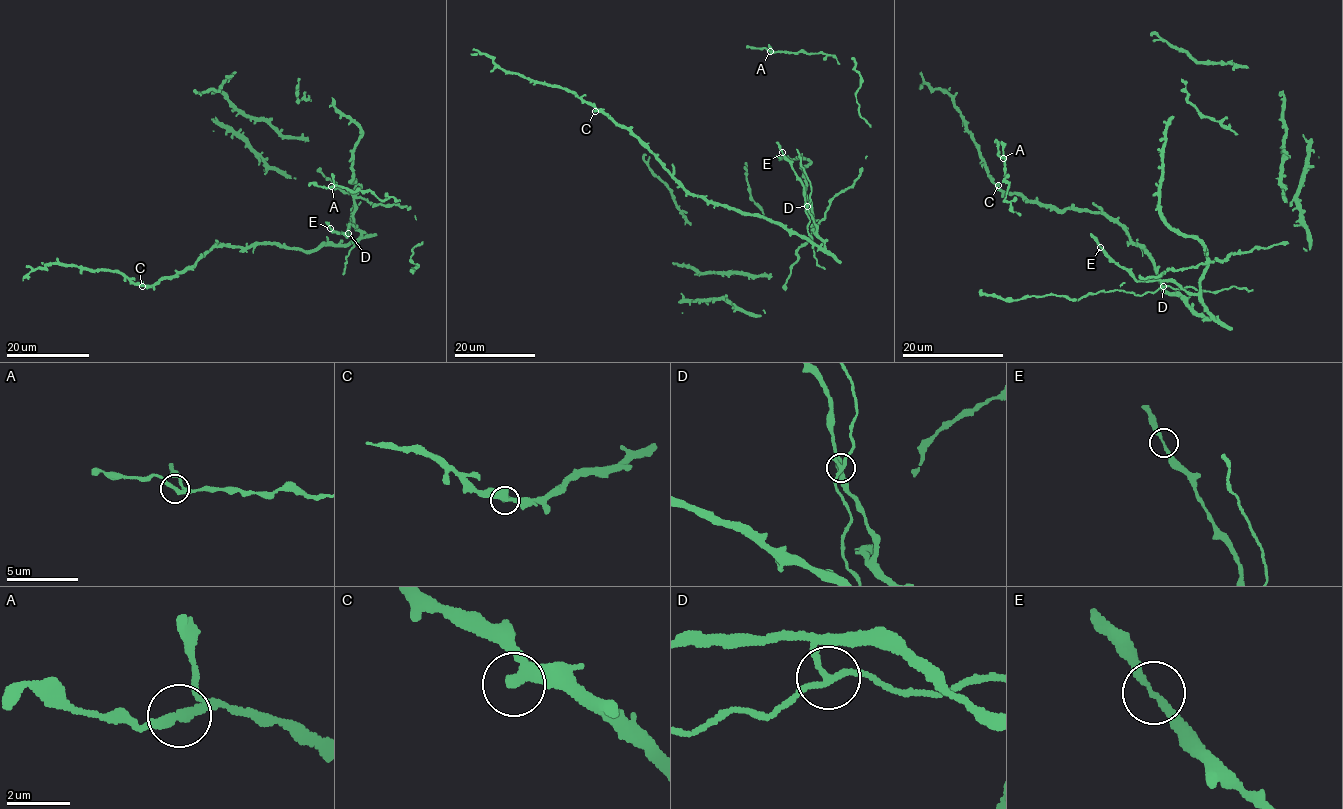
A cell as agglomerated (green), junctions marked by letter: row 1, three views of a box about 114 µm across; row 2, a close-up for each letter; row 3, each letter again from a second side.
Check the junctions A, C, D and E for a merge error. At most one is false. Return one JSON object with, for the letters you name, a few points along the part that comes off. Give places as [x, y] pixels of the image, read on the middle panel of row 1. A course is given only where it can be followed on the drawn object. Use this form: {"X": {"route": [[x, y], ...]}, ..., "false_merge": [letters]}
{"D": {"route": [[807, 206], [807, 232], [812, 239], [816, 264], [825, 268]]}, "false_merge": ["D"]}

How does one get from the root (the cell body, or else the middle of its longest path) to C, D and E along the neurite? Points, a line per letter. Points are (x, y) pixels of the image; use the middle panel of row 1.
C: (802, 238), (762, 217), (741, 214), (734, 209), (691, 195), (655, 153), (601, 111), (595, 111)
D: (802, 238), (808, 238), (823, 248), (816, 225), (807, 206)
E: (802, 238), (808, 238), (823, 248), (808, 210), (804, 184), (783, 152)

